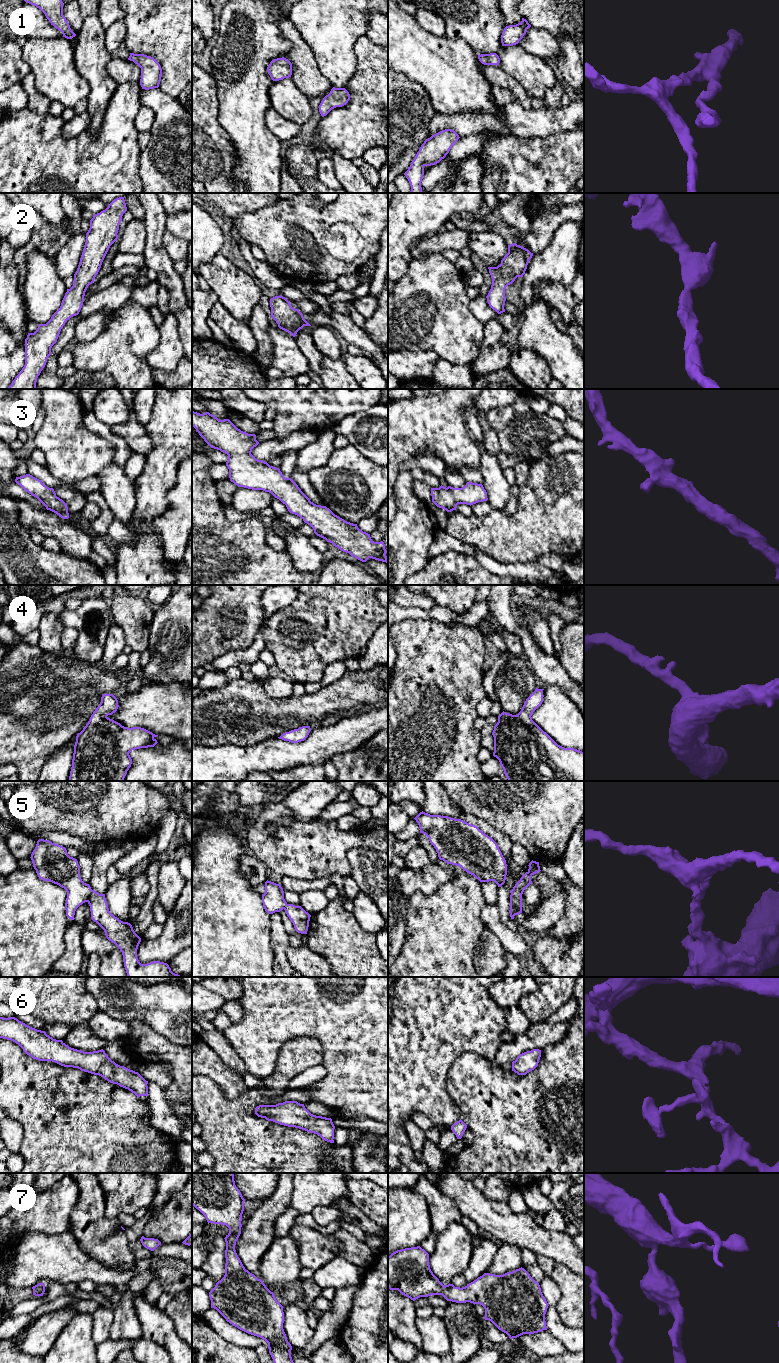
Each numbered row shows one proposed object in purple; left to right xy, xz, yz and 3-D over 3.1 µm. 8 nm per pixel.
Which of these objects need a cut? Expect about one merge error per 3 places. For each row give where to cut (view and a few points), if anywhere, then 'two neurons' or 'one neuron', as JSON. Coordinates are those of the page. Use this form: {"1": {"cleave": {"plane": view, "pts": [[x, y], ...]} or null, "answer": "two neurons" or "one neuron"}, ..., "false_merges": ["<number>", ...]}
{"1": {"cleave": null, "answer": "one neuron"}, "2": {"cleave": null, "answer": "one neuron"}, "3": {"cleave": null, "answer": "one neuron"}, "4": {"cleave": null, "answer": "one neuron"}, "5": {"cleave": {"plane": "xy", "pts": [[91, 889], [91, 893], [86, 901]]}, "answer": "two neurons"}, "6": {"cleave": null, "answer": "one neuron"}, "7": {"cleave": null, "answer": "one neuron"}, "false_merges": ["5"]}

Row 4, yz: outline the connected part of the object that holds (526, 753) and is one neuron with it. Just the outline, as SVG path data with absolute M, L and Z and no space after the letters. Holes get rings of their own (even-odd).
M536 688L517 715L502 712L494 726L494 752L508 781L584 781L584 752L558 745L533 720L532 713L543 702L543 690Z

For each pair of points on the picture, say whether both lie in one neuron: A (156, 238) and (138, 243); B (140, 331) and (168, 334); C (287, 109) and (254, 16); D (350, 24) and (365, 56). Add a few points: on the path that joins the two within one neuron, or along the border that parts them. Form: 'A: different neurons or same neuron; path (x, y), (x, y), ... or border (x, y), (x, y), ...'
A: different neurons; border (144, 220), (145, 249), (142, 252)
B: different neurons; border (159, 328), (159, 343), (148, 354)
C: different neurons; border (274, 81), (269, 88), (270, 104)
D: different neurons; border (365, 34), (361, 35), (354, 44), (357, 63)

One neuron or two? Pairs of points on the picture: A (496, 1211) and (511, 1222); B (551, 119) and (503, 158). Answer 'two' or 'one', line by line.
A: one
B: two

